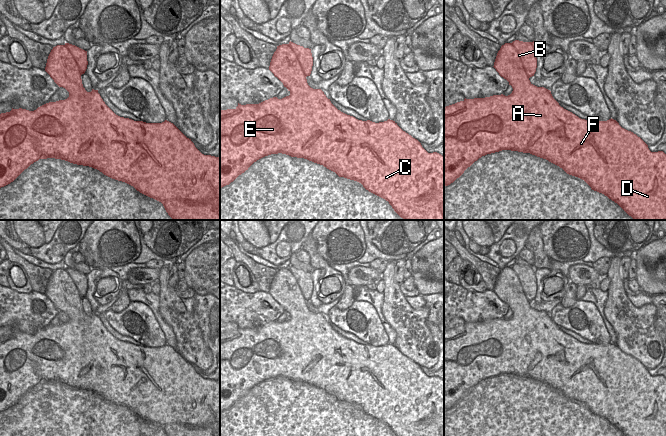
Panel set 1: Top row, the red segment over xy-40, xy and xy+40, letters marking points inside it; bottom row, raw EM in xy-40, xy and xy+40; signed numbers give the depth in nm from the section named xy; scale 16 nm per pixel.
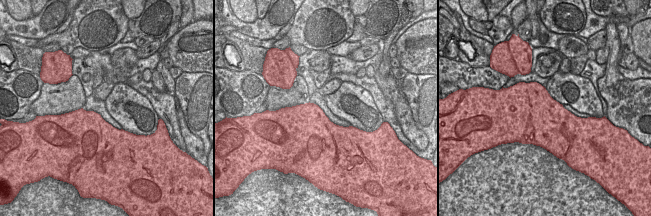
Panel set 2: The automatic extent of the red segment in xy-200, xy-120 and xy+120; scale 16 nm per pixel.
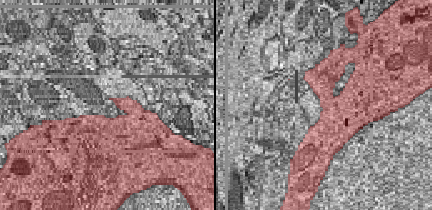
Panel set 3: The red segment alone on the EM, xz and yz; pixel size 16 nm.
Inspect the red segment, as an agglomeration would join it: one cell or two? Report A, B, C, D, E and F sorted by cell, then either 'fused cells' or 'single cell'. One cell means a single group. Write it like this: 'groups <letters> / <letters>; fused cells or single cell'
groups A B C D E F; single cell

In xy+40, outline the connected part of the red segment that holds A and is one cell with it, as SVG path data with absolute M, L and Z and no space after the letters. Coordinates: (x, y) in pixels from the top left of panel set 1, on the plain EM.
M534 265L505 267L498 275L493 291L512 310L510 319L465 322L444 331L444 411L453 407L482 380L511 374L548 384L567 398L584 404L592 414L604 418L625 436L666 436L666 378L651 376L640 361L622 352L612 342L607 345L579 342L561 331L550 314L533 309L529 302L534 300L537 292Z

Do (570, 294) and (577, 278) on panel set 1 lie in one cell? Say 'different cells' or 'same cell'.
different cells

